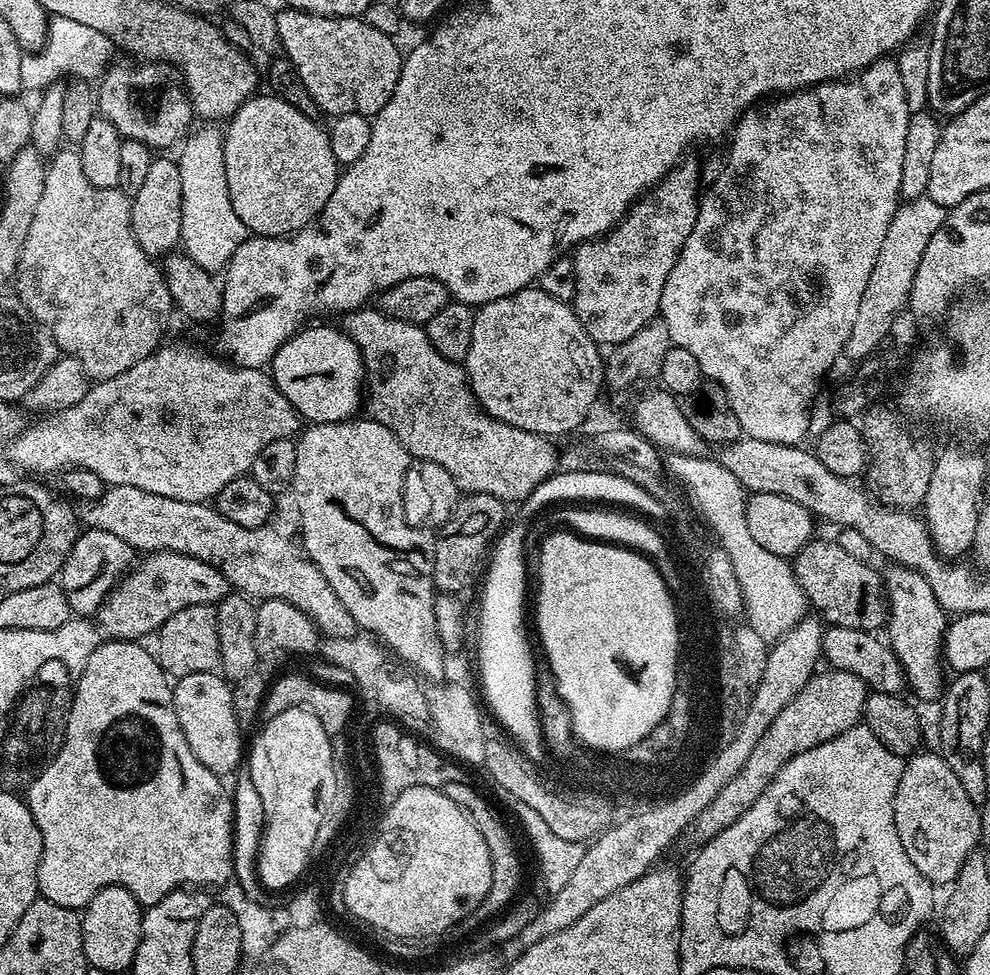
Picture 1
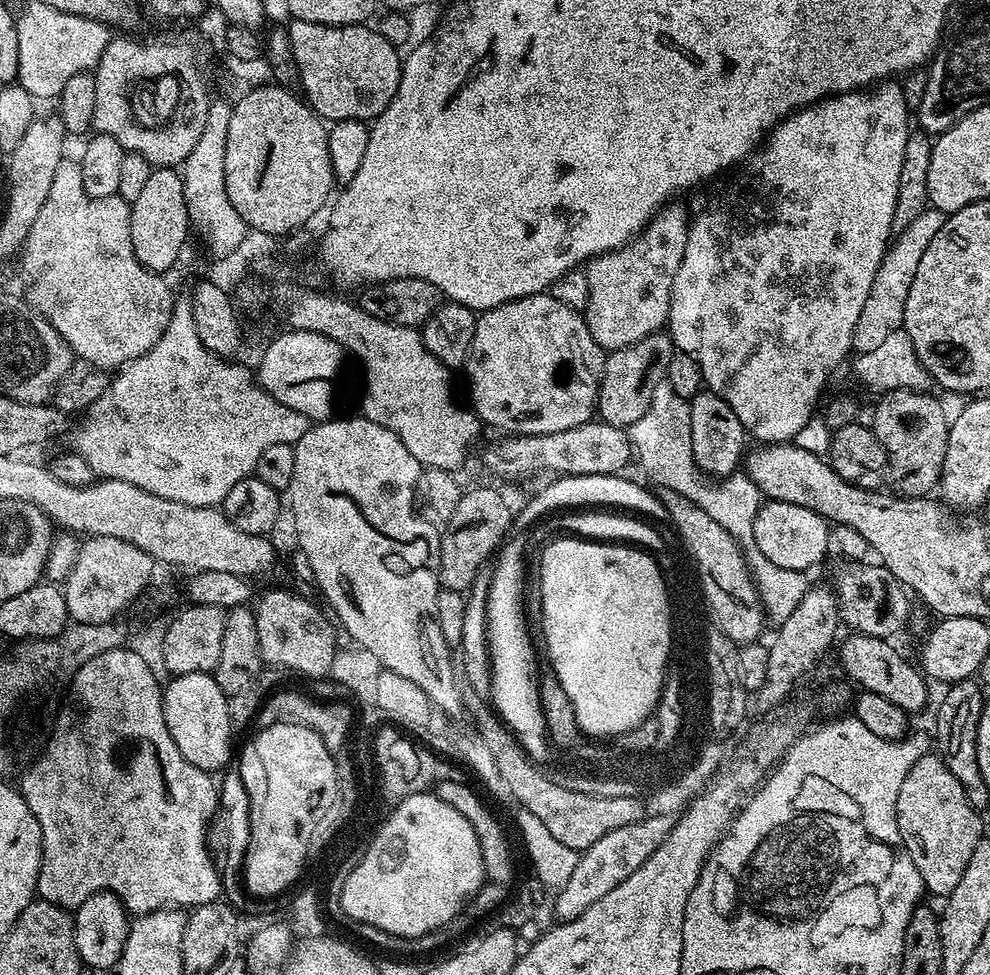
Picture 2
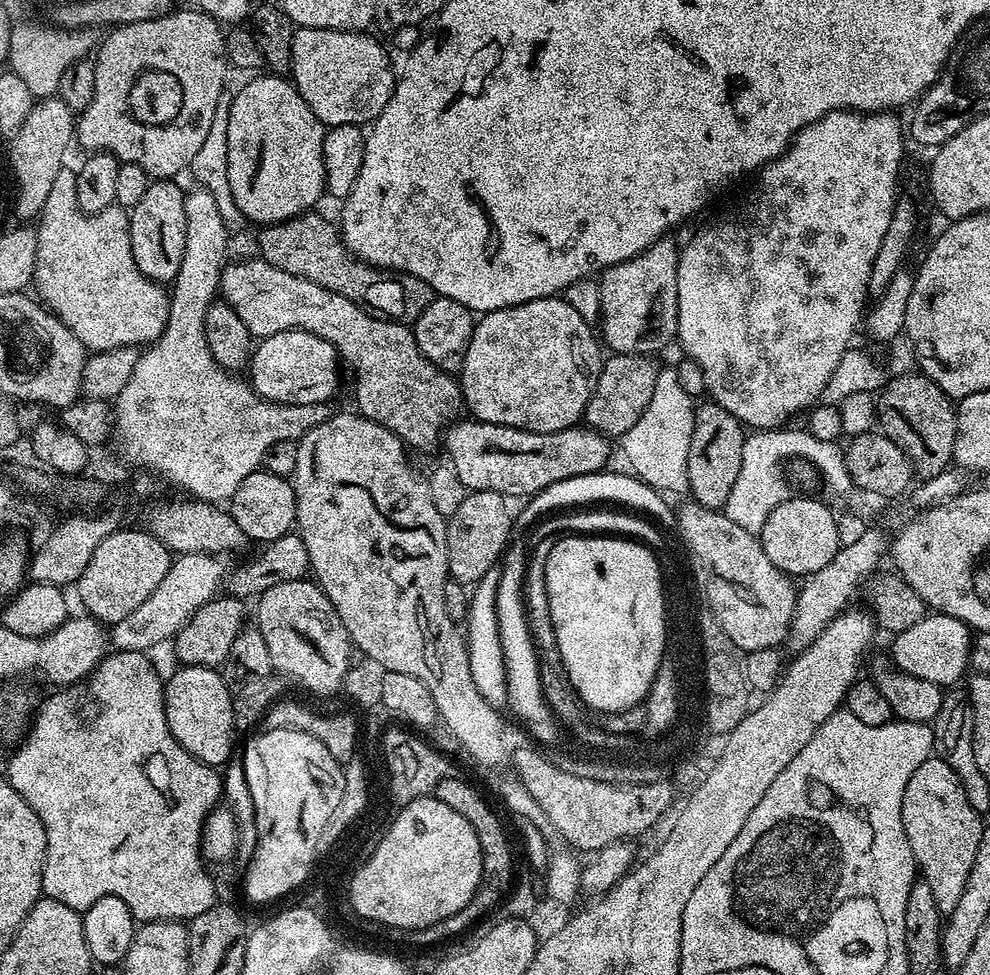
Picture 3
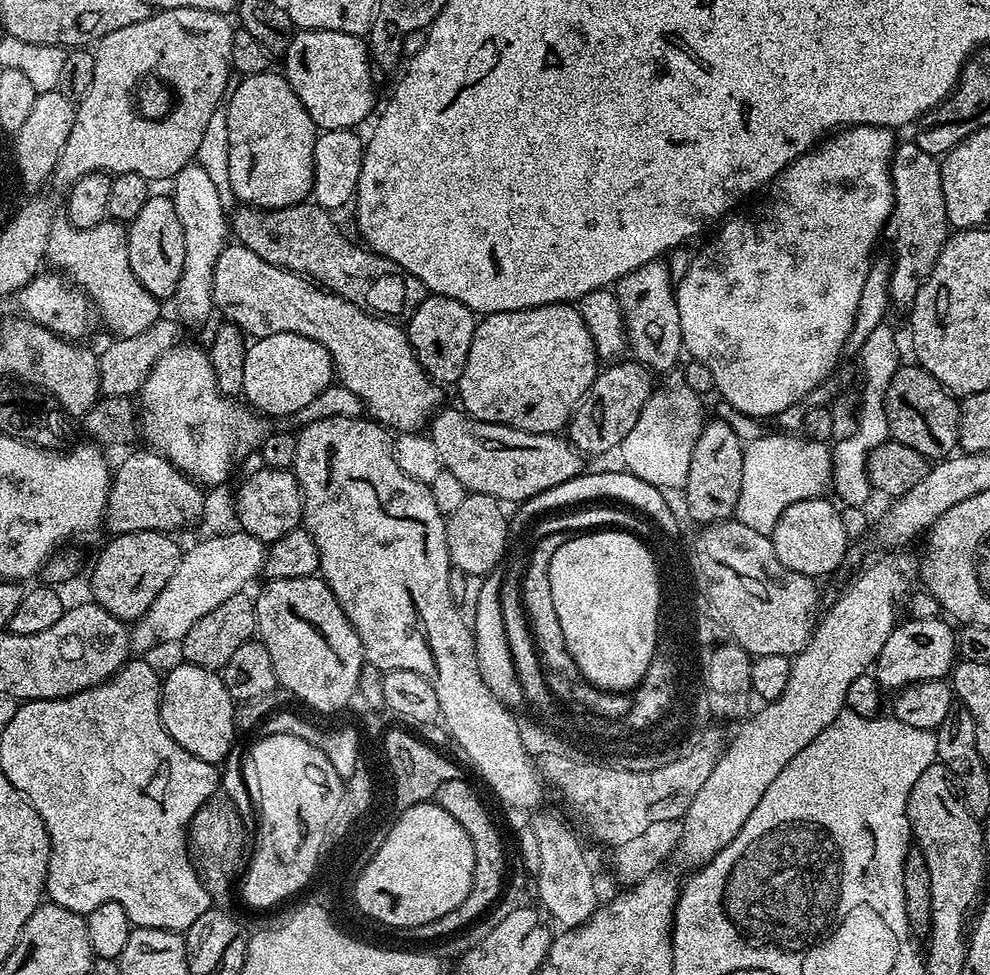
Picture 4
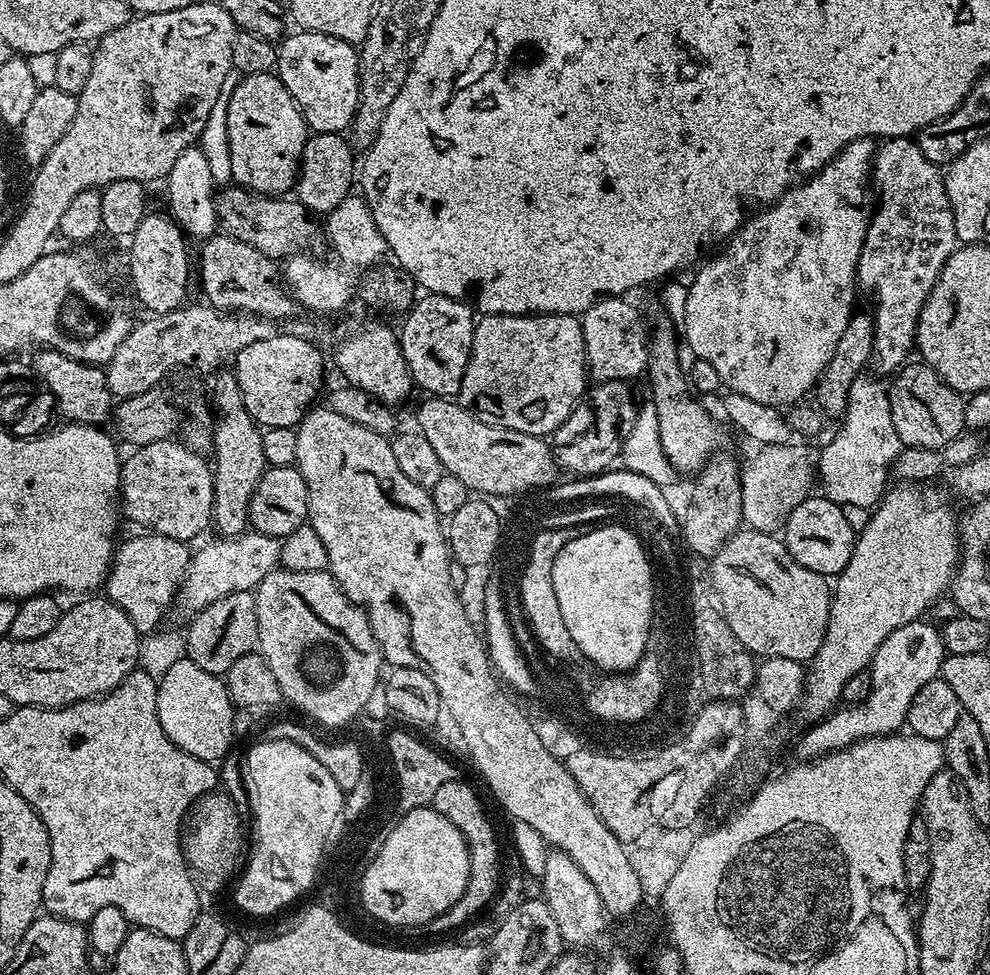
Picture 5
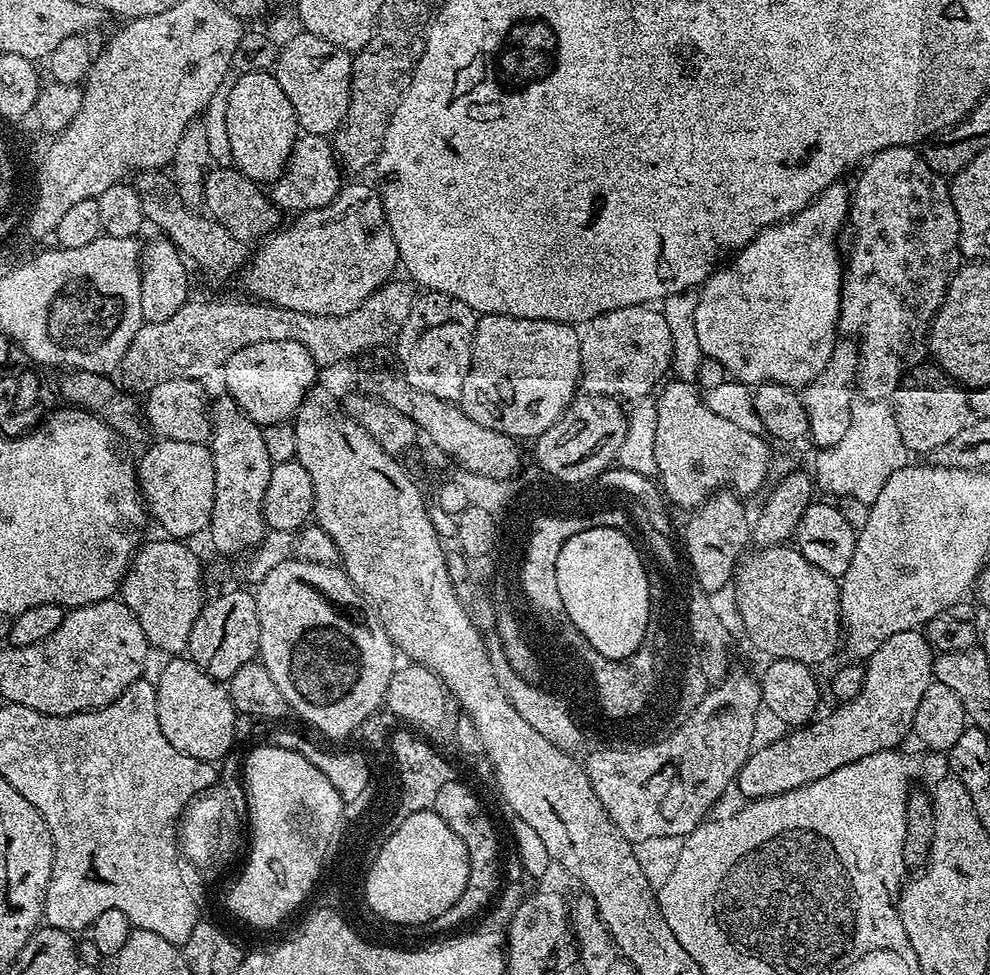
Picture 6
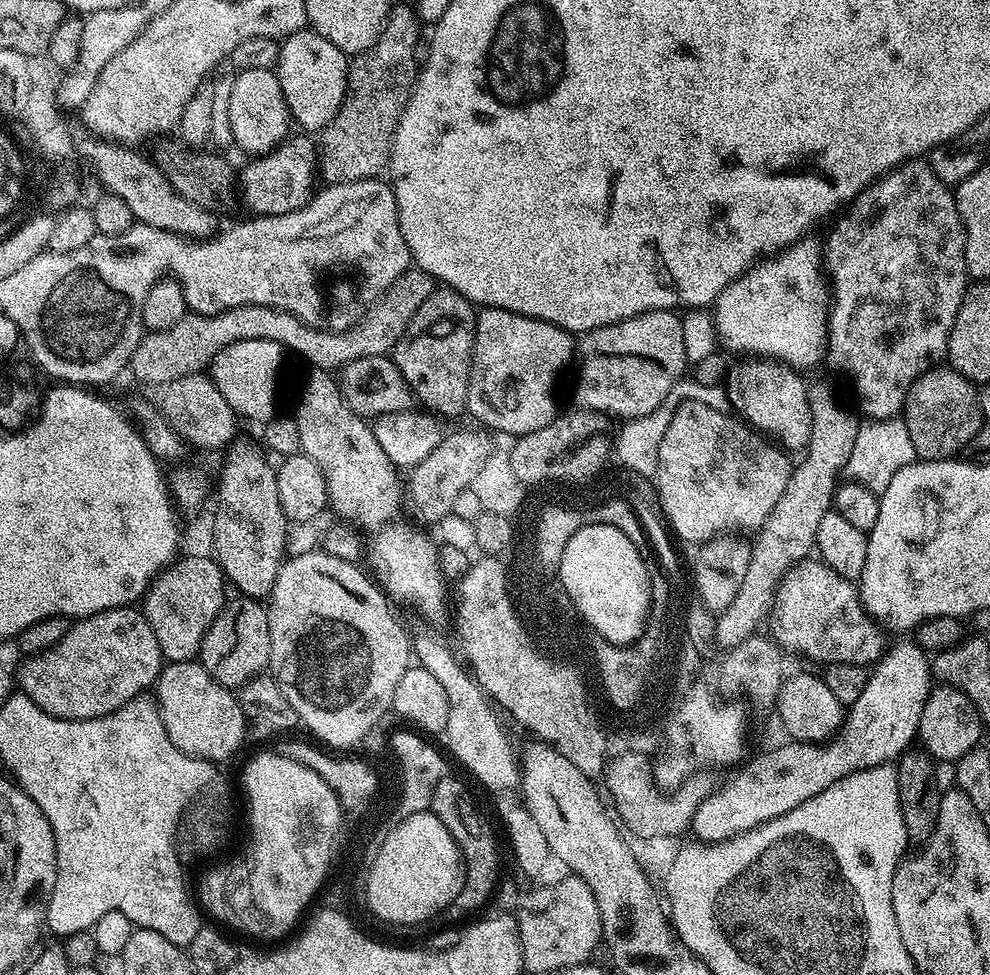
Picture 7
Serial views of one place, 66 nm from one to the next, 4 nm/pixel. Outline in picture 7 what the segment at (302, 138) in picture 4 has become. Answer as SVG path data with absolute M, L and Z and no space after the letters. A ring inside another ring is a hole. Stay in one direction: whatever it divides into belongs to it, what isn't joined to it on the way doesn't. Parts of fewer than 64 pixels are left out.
M270 68L262 70L246 70L236 72L232 76L232 85L228 95L226 113L228 128L232 131L232 140L244 152L252 152L253 157L263 156L288 139L290 135L290 117L286 98L282 94L282 86L278 82L275 71Z

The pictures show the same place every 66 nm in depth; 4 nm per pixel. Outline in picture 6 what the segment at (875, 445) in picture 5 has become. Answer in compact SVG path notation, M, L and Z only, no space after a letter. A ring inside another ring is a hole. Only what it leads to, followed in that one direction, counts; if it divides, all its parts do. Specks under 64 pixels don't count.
M865 399L852 406L850 428L844 438L834 446L823 447L818 453L814 466L817 489L834 494L836 498L857 498L868 505L877 500L890 475L903 468L910 458L891 405L885 401Z

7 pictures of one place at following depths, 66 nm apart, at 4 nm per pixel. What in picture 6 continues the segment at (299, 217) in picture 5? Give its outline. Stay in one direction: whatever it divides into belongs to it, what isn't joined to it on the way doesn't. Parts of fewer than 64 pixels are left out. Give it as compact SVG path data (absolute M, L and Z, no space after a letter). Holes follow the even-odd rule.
M235 166L209 167L204 178L203 211L226 226L226 230L230 230L230 234L238 240L248 242L251 236L263 238L281 227L282 212L260 188L257 181L246 178Z

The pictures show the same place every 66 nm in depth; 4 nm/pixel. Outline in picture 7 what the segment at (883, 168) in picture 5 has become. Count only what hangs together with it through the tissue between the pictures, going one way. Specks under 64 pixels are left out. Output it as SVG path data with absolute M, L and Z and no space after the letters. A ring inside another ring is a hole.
M913 158L896 164L879 178L865 185L859 194L847 205L844 217L828 232L828 241L822 244L822 260L830 277L830 311L828 313L828 347L827 355L840 368L848 371L852 384L856 387L856 396L861 400L860 408L868 418L885 420L897 415L903 409L904 397L908 387L913 384L920 373L933 363L935 356L943 357L948 346L948 331L960 309L960 301L966 291L966 269L964 267L964 227L956 209L956 197L949 185L941 182L934 170L923 159Z

